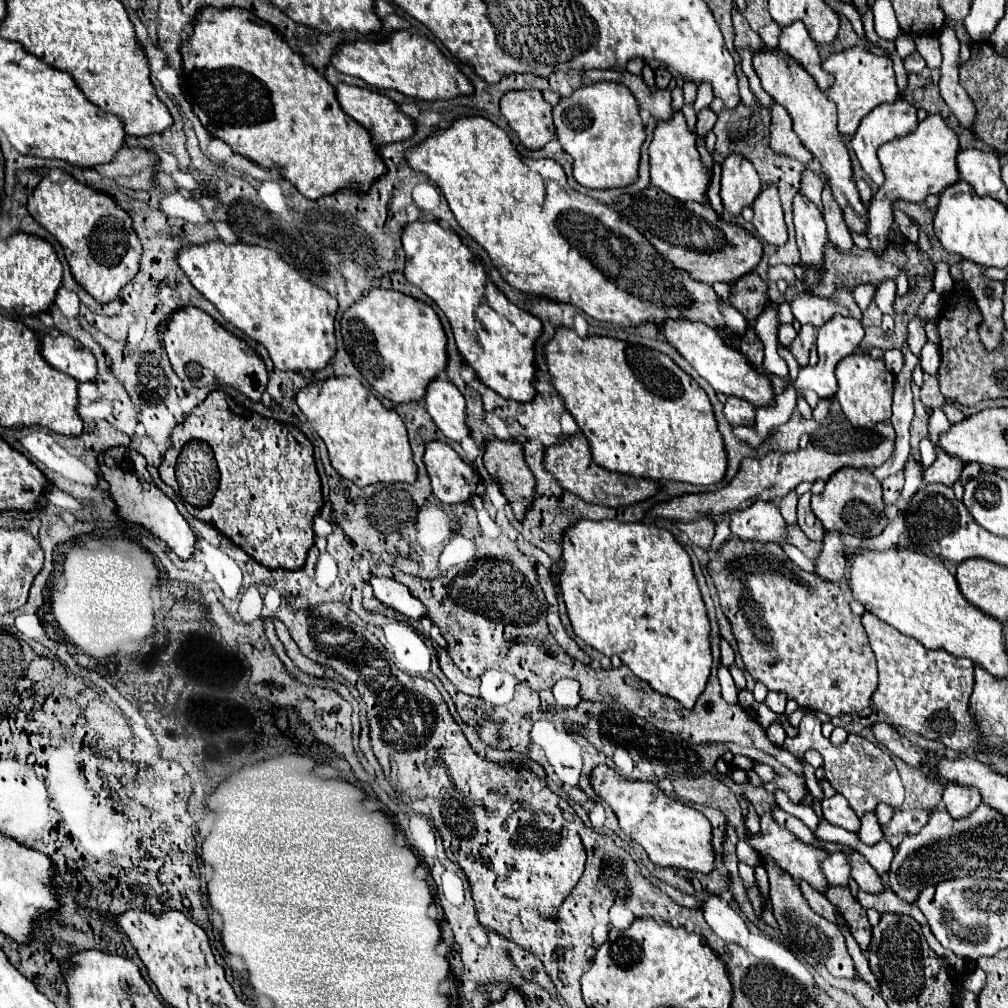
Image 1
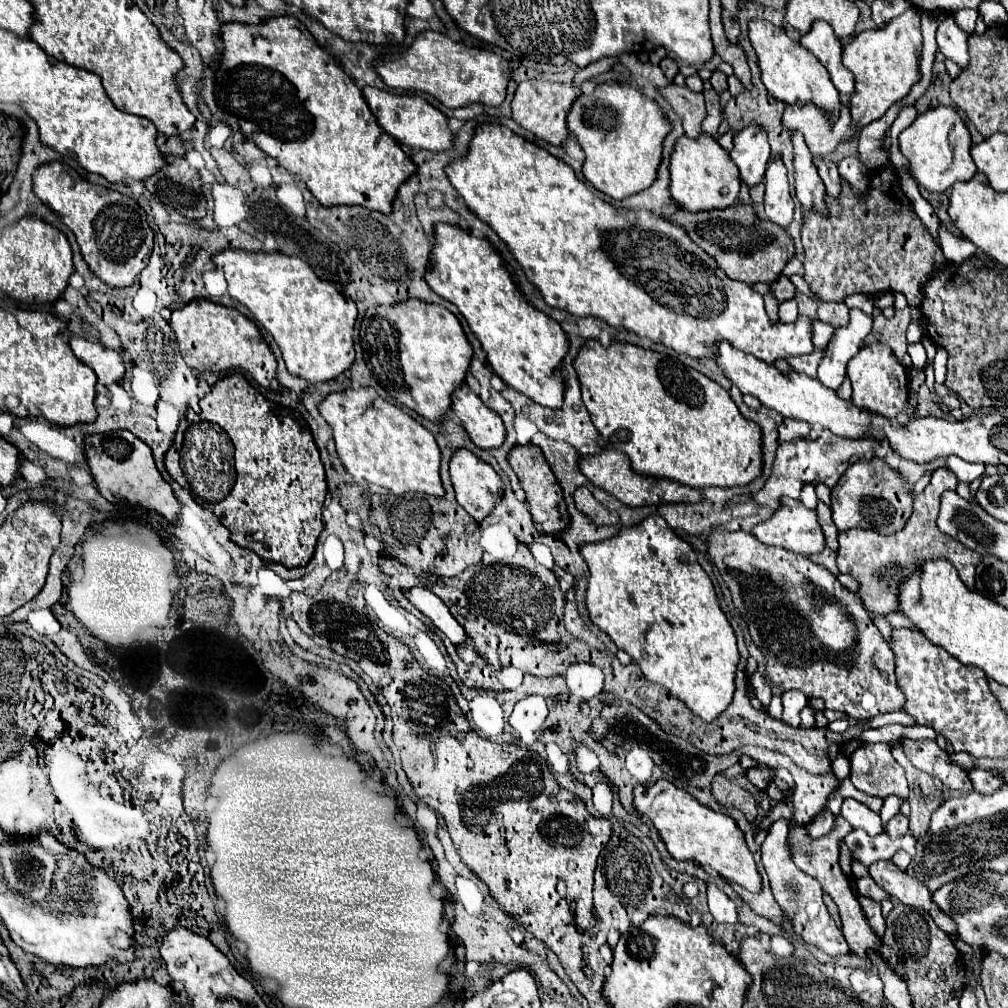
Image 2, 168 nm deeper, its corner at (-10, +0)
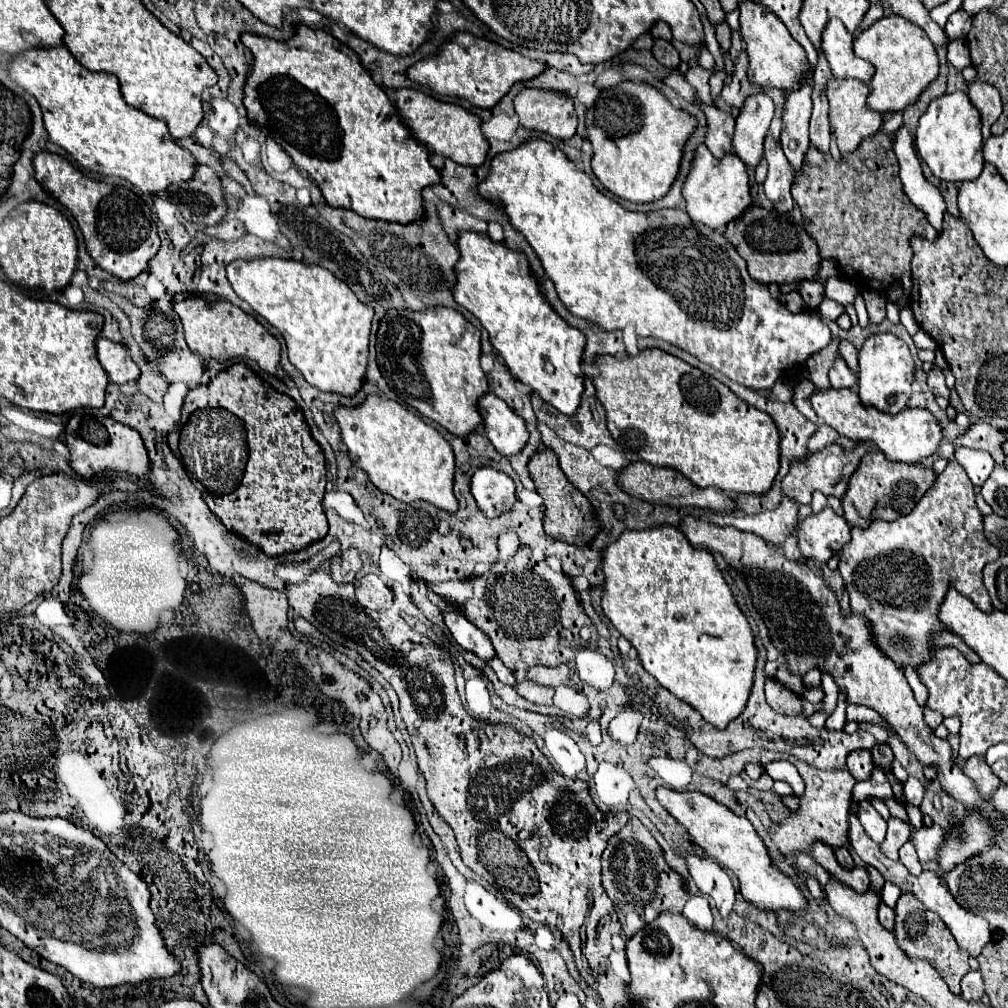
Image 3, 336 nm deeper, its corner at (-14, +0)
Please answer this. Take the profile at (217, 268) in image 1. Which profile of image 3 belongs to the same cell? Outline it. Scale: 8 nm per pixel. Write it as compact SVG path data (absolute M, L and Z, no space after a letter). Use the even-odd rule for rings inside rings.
M292 259L234 261L226 271L236 295L282 333L290 363L312 387L344 397L362 389L374 309L362 303L344 281L328 269Z

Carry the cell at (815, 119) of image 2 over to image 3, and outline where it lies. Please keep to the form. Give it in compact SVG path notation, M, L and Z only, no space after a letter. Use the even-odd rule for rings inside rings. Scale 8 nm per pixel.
M830 79L828 83L828 101L830 101L830 127L834 129L834 135L838 139L838 147L842 153L854 151L862 139L874 135L882 123L884 123L884 113L872 111L866 103L868 95L870 95L870 87L862 81L854 81L854 79Z

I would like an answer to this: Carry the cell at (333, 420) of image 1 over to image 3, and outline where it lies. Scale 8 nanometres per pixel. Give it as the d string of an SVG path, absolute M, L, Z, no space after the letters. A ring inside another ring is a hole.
M368 395L362 405L354 409L338 407L334 415L352 463L364 469L382 493L388 493L404 503L428 501L442 511L458 511L458 499L452 491L454 453L448 441L434 427L426 425L416 413L392 399Z

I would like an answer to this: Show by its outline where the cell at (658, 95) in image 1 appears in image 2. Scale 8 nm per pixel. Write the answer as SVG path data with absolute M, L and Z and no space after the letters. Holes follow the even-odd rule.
M674 83L666 87L656 87L656 91L670 103L674 113L682 119L682 127L686 137L694 139L702 133L700 123L704 119L704 95L692 93L688 87L678 87Z

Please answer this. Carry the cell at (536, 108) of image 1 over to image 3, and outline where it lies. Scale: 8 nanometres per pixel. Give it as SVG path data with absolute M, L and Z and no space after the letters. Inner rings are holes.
M522 89L514 97L520 125L556 139L570 139L576 133L576 111L568 95L542 89Z

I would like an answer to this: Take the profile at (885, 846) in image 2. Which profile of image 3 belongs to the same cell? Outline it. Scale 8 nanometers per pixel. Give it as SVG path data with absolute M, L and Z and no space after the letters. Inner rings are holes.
M940 825L922 827L922 829L914 831L912 841L916 845L916 853L918 853L918 857L920 857L922 863L936 859L936 853L938 853L944 837L946 837L946 831Z

